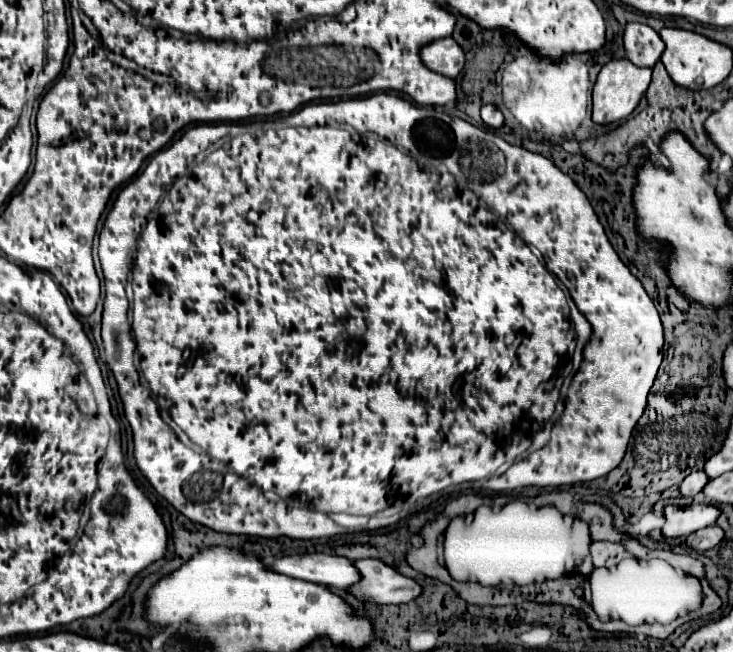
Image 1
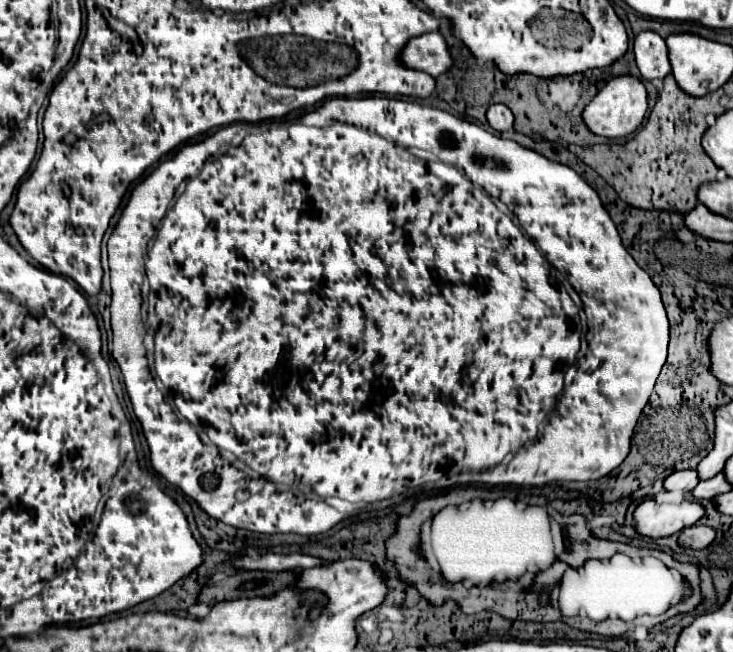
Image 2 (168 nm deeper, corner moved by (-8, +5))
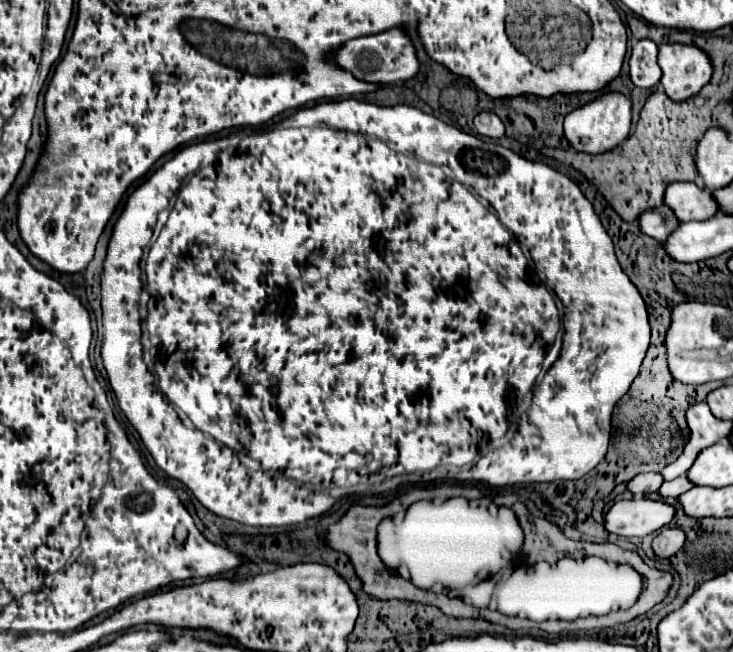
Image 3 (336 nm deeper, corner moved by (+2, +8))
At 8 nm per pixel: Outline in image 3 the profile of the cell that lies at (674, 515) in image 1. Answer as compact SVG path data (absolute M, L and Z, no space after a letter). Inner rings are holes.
M620 500L606 514L606 530L626 538L648 536L662 526L668 526L674 518L674 506L664 500Z

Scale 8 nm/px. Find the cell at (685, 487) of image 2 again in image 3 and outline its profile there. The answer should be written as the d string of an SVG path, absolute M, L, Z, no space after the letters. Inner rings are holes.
M648 472L648 474L638 474L628 482L628 490L634 494L642 494L642 496L654 496L658 492L658 488L662 486L664 478L660 472Z

